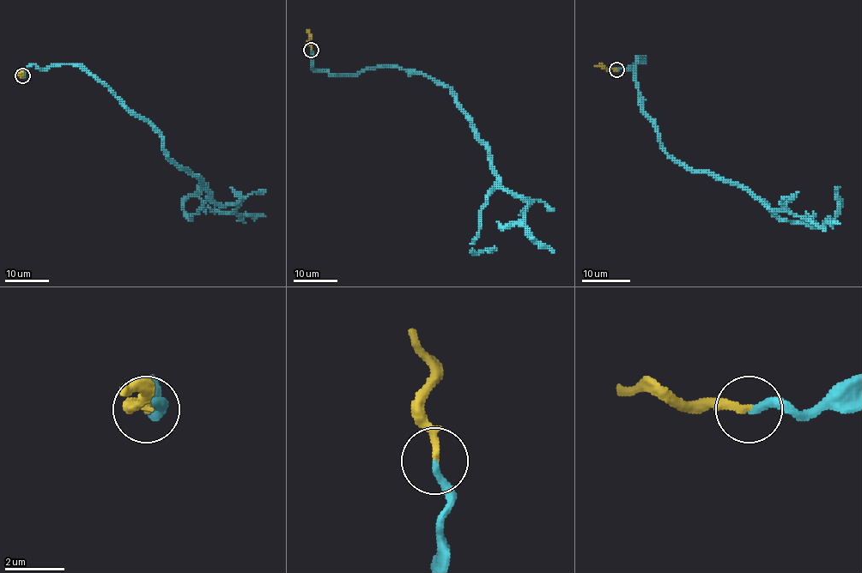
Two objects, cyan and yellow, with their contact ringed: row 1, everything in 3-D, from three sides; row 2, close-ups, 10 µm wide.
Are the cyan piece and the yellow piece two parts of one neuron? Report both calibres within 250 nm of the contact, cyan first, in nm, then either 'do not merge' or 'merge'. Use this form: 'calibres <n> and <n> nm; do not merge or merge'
calibres 240 and 260 nm; merge

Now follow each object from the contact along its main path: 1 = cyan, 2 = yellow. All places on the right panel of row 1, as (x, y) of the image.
1: (617, 69), (644, 57), (638, 99), (668, 153), (748, 188), (796, 223), (820, 226), (838, 200), (834, 220)
2: (617, 69), (595, 65)

